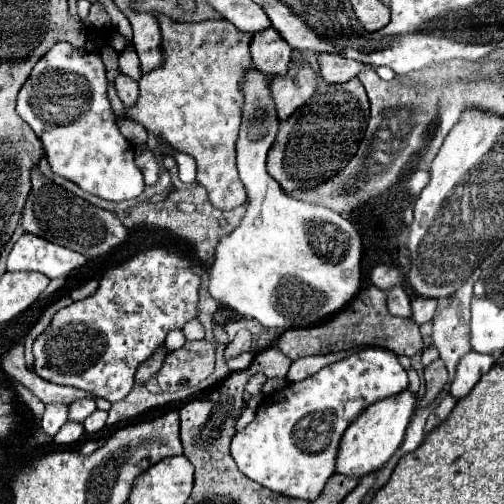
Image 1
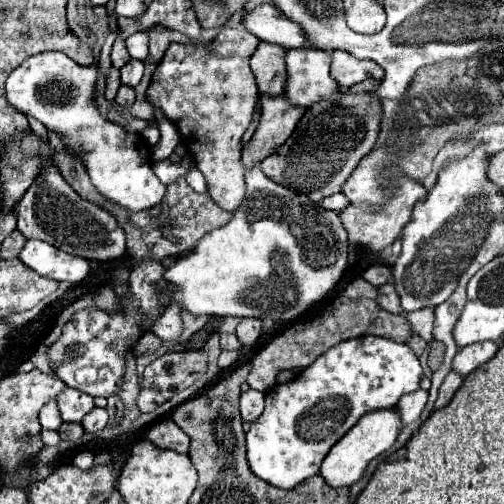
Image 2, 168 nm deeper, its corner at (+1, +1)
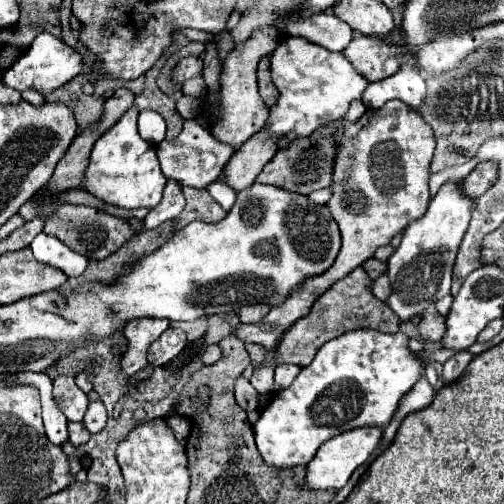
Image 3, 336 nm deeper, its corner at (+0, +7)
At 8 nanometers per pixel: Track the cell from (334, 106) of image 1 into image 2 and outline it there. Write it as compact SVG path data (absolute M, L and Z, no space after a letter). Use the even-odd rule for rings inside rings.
M341 88L337 104L317 102L313 108L305 110L295 132L277 148L277 152L261 162L261 170L273 182L305 194L313 202L319 202L335 192L341 192L361 158L371 152L377 140L379 120L381 104L373 94L353 94L349 88Z

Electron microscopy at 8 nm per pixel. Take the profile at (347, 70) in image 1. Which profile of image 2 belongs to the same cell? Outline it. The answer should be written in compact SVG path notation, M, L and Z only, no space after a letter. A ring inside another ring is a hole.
M335 50L331 58L331 76L339 86L351 88L367 78L383 78L381 66L377 66L373 60L357 60L341 50Z

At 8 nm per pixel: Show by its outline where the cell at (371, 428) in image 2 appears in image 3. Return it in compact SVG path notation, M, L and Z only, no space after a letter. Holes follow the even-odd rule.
M358 428L358 430L350 430L346 434L338 434L334 438L330 438L326 444L322 444L322 448L318 448L318 452L310 460L310 464L306 464L306 486L310 490L340 490L340 488L344 488L346 482L350 480L352 472L368 460L372 450L378 446L380 438L382 438L380 428Z

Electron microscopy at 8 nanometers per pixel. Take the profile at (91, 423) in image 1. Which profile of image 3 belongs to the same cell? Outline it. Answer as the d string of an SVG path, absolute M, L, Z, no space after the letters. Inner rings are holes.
M100 400L90 402L90 406L86 410L86 416L84 416L84 428L90 434L96 434L96 432L100 432L106 426L106 420L108 420L108 416L106 416L104 404Z

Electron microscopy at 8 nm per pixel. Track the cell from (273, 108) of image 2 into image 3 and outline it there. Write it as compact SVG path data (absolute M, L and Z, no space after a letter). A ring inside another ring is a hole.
M262 132L258 136L252 136L242 148L238 148L230 162L224 166L224 182L234 188L234 192L240 192L254 184L256 176L262 172L264 164L272 160L276 154L276 140L266 140Z

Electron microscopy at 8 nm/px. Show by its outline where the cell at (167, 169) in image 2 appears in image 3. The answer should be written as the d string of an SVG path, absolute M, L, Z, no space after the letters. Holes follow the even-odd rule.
M186 124L178 138L162 140L156 146L156 152L158 152L158 160L160 160L160 166L162 166L162 172L164 172L166 178L172 178L172 180L176 180L176 182L180 182L184 186L192 186L192 188L202 190L202 188L206 188L208 184L212 184L214 180L220 178L220 174L224 172L226 162L234 154L234 148L230 148L228 144L218 142L202 126Z

